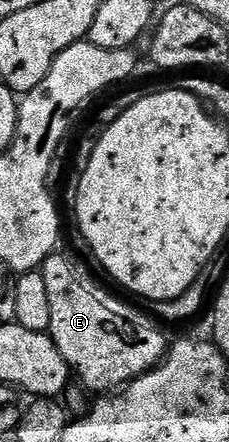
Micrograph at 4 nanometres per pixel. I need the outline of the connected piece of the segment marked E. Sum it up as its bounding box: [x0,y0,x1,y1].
[39,252,170,395]

